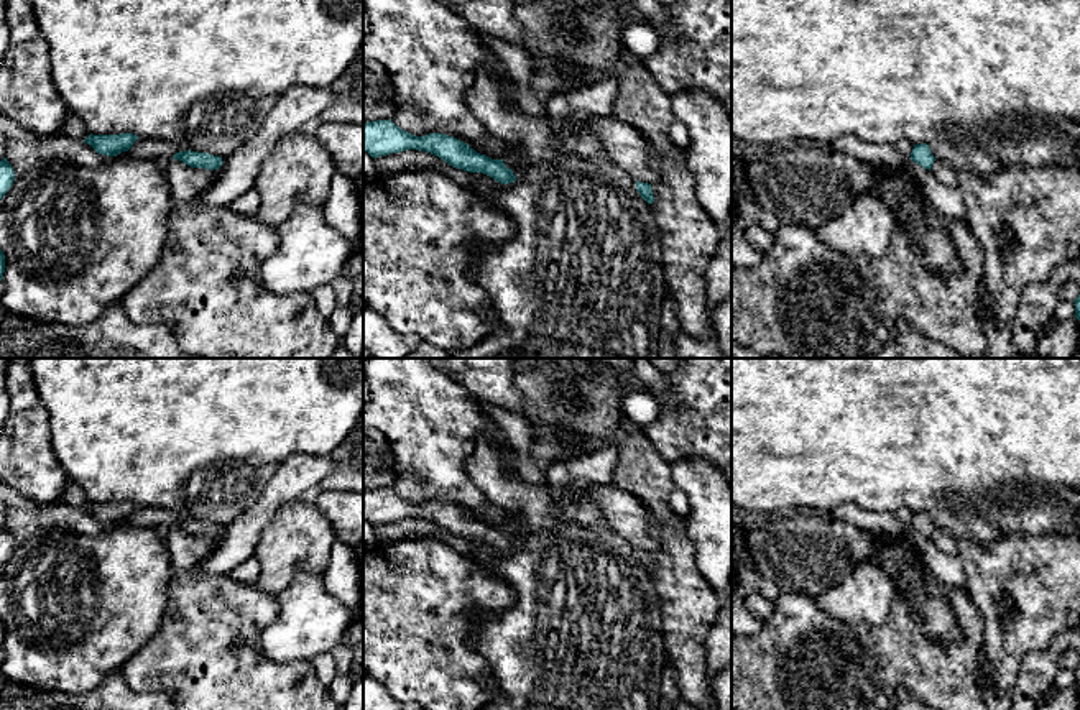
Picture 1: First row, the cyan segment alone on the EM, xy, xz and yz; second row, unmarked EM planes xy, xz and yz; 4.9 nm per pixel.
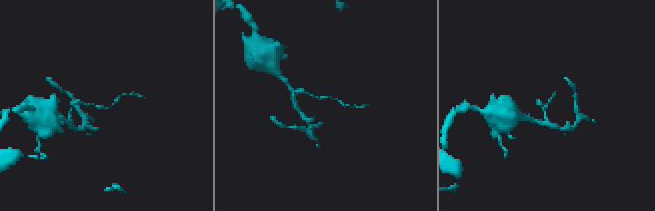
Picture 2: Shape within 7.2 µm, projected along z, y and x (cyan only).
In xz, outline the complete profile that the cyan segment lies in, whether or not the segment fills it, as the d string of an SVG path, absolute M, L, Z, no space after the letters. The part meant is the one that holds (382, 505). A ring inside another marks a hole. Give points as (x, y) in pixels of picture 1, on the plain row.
M390 488L363 491L363 518L372 524L386 524L406 518L427 519L439 524L454 536L468 541L483 541L501 552L516 549L516 544L505 534L503 528L492 528L477 521L467 511L442 501L426 505L411 503Z

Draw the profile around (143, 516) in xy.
M138 506L127 521L128 524L133 524L138 528L155 528L156 529L161 524L173 526L179 519L182 518L163 508Z

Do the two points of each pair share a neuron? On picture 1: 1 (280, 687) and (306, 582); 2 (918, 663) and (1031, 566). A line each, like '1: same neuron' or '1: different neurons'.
1: different neurons
2: different neurons

